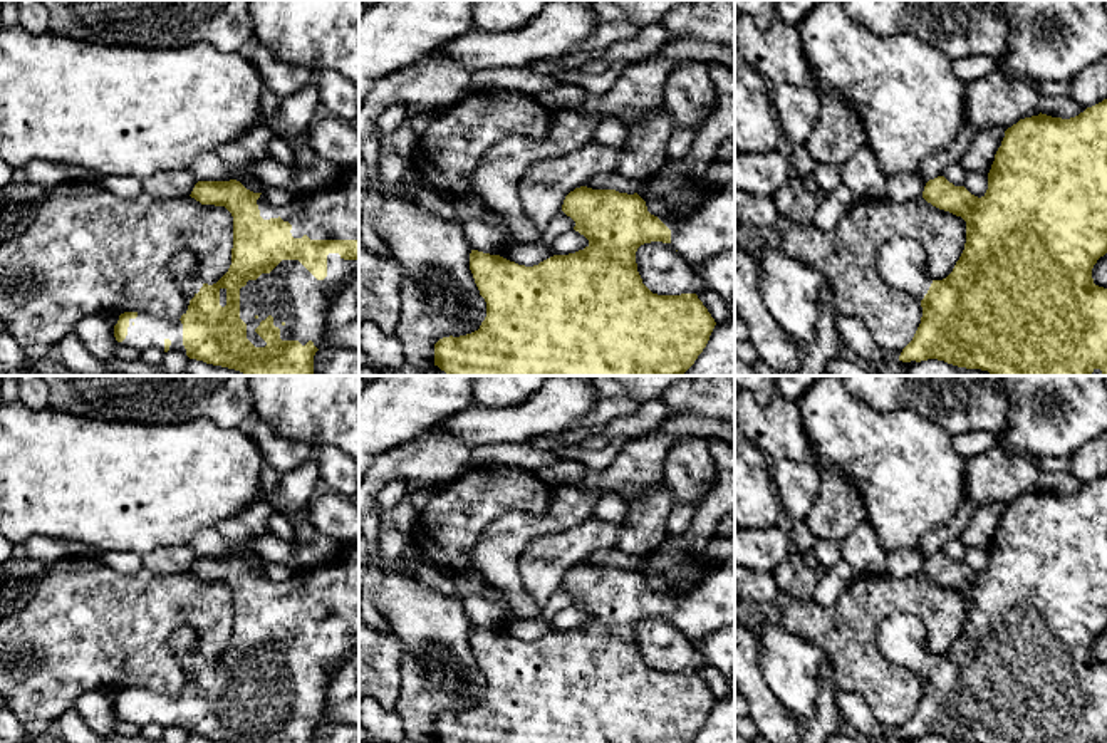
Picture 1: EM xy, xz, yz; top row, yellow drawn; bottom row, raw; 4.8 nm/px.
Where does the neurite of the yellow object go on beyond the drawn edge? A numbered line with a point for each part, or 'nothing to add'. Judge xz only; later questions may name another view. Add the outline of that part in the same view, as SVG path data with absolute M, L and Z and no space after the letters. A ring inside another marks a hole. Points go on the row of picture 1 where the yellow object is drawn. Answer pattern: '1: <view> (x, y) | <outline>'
1: xz (708, 228) | M735 181L711 186L703 201L688 215L657 216L669 230L668 243L696 270L718 252L735 248Z

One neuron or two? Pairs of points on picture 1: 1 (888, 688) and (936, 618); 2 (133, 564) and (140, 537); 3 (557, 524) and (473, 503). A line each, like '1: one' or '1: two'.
1: one
2: two
3: two

